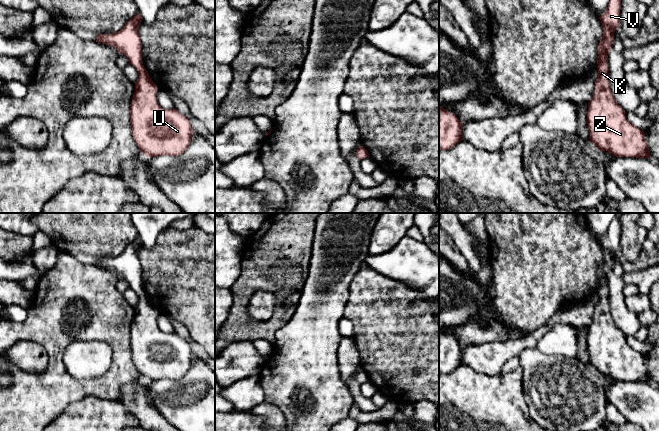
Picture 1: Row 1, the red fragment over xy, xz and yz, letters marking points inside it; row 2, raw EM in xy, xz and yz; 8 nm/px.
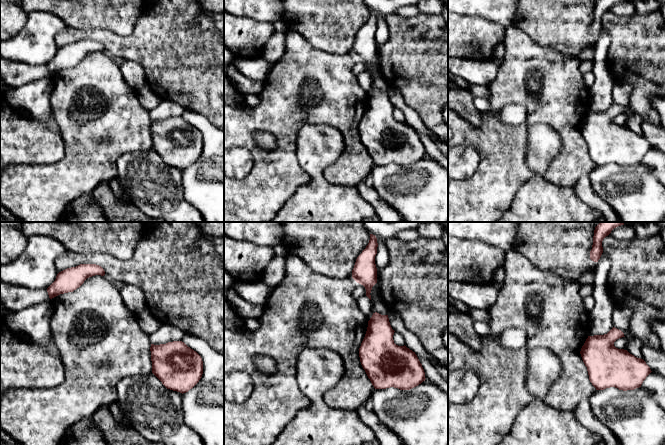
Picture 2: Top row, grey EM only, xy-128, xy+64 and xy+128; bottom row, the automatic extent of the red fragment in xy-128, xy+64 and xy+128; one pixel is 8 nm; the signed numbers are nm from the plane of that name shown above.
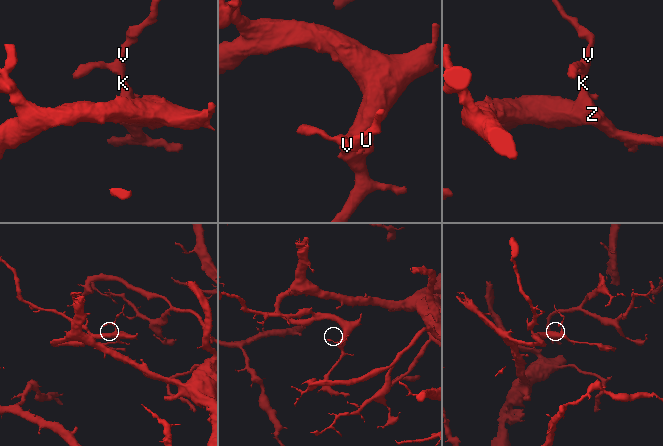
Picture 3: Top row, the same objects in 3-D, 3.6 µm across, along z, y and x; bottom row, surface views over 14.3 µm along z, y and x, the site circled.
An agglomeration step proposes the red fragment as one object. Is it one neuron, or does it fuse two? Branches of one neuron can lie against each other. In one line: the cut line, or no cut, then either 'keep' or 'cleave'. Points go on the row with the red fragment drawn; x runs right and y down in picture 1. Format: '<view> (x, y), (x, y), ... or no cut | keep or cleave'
no cut | keep

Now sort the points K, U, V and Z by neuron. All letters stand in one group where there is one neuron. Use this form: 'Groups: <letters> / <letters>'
Groups: K U V Z

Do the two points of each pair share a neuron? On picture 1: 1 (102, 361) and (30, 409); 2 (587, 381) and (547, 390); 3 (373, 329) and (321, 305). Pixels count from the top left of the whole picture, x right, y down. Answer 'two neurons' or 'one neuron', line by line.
1: two neurons
2: one neuron
3: two neurons

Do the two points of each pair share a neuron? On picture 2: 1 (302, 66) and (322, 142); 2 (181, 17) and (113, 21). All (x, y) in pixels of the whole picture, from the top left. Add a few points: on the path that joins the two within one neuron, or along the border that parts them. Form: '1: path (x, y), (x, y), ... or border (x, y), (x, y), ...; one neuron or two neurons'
1: border (339, 131), (328, 125), (303, 125), (296, 135); two neurons
2: border (142, 10), (129, 34), (116, 33); two neurons

